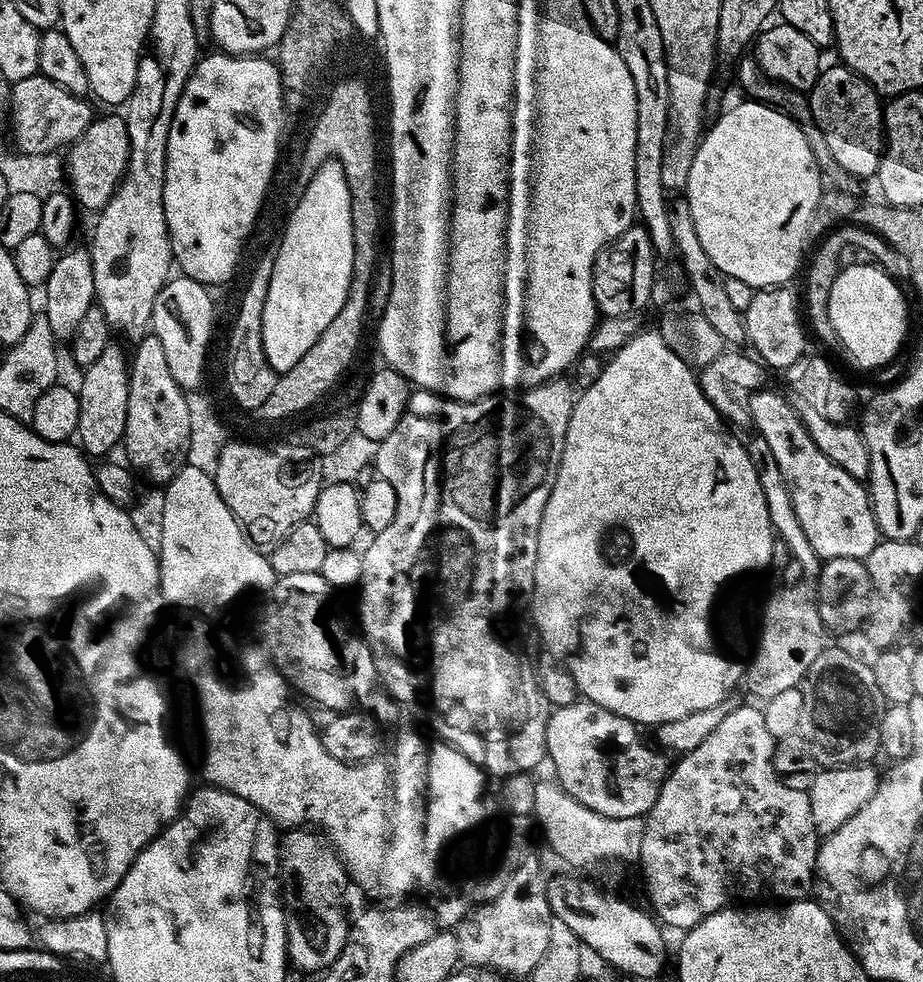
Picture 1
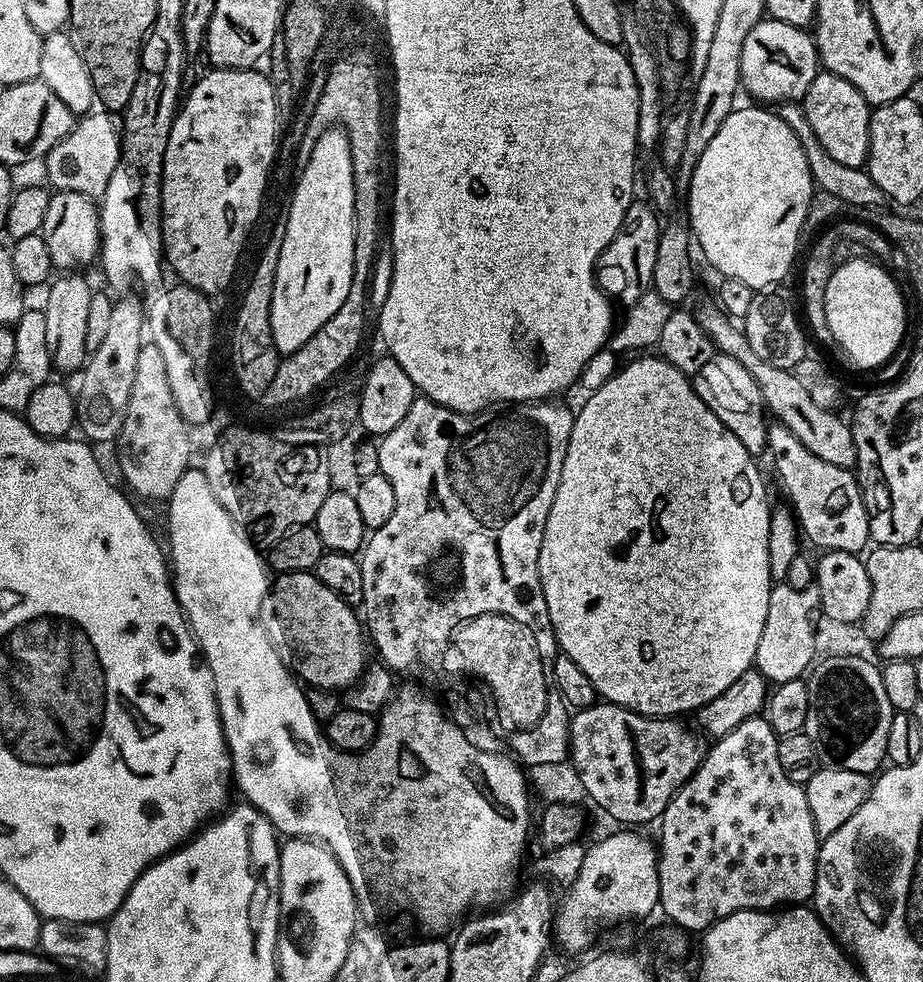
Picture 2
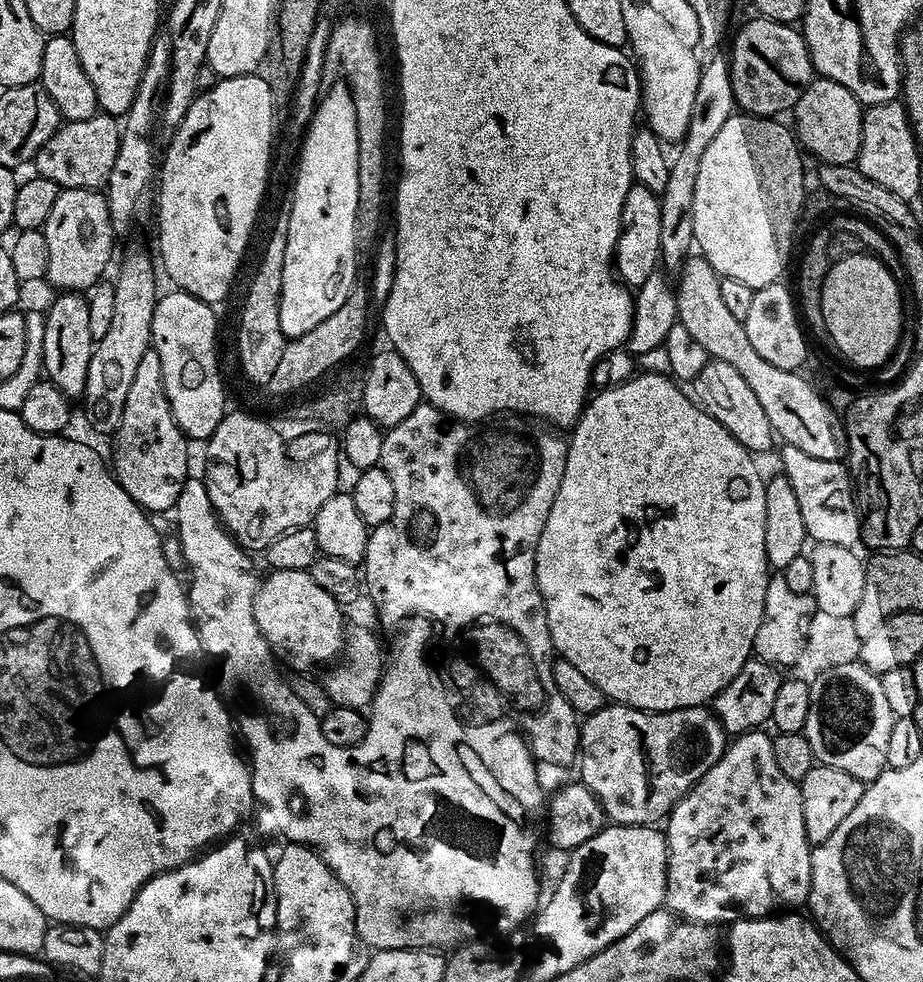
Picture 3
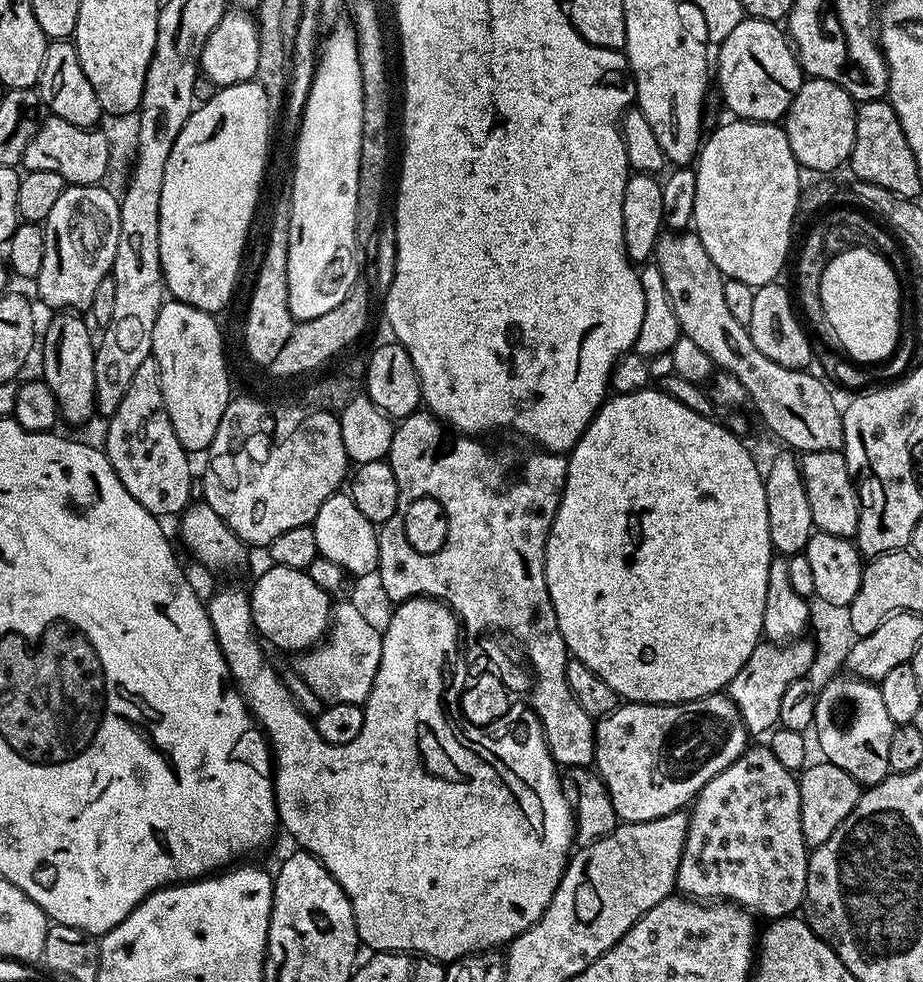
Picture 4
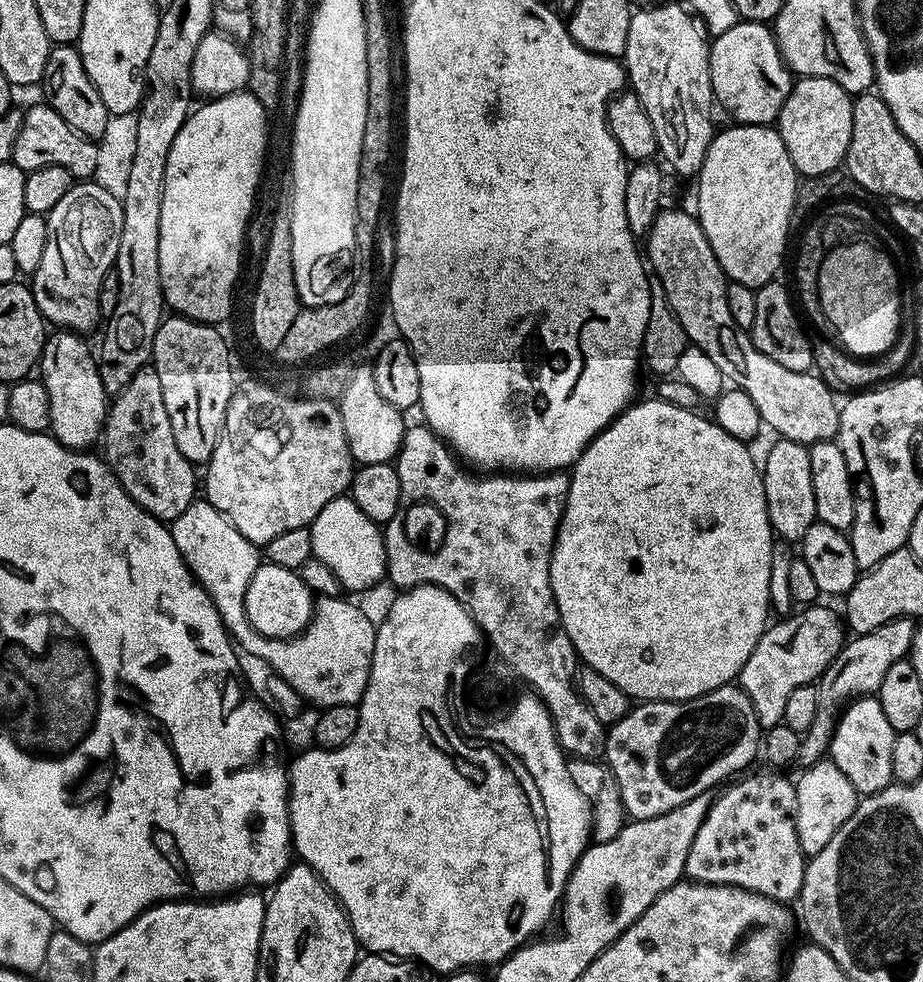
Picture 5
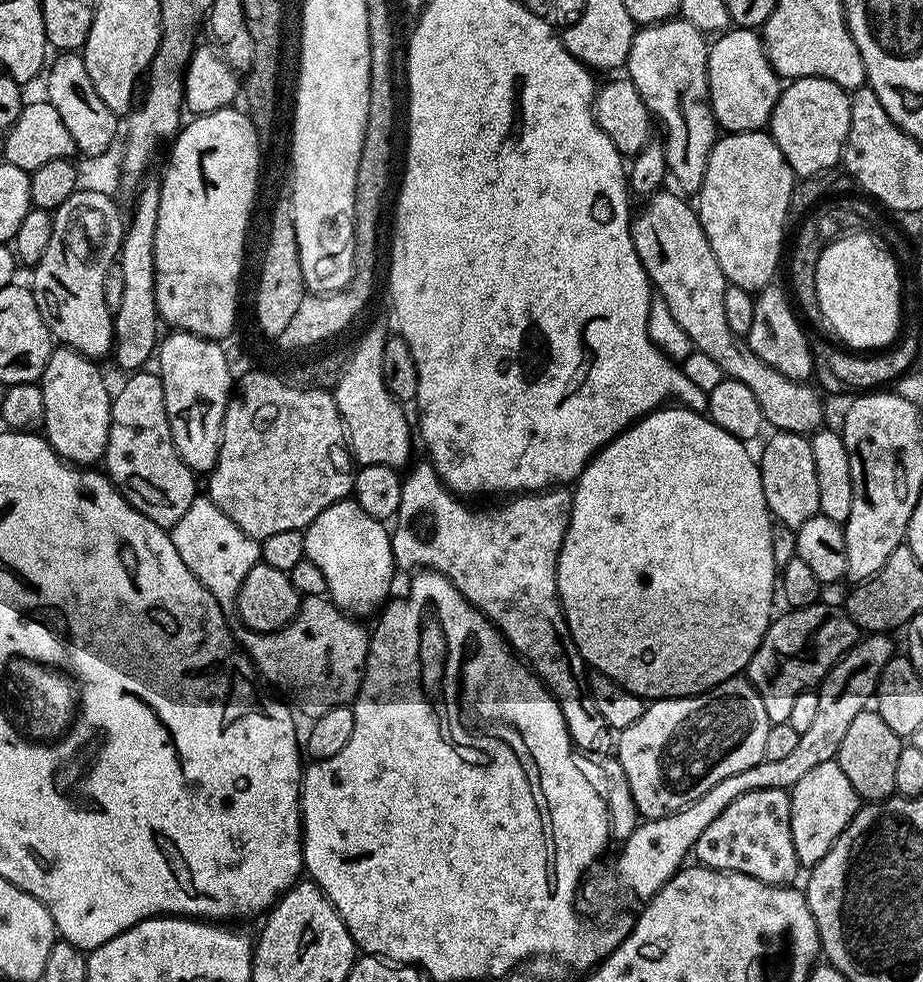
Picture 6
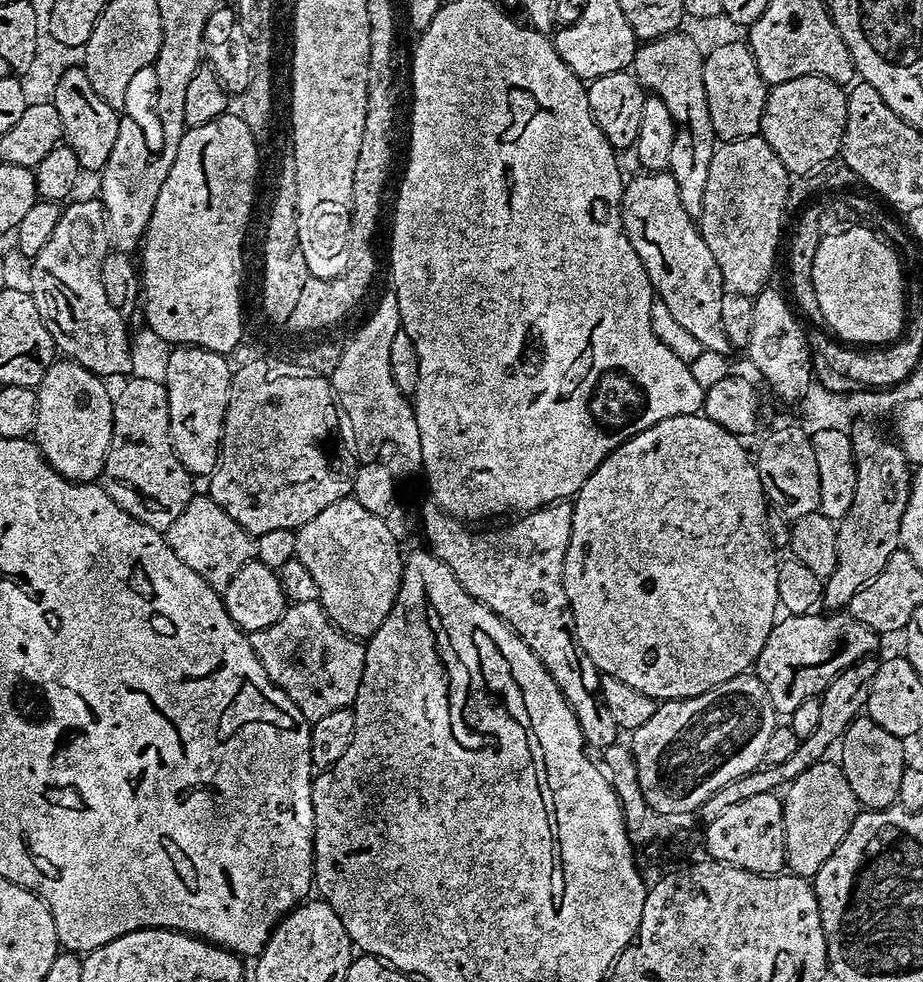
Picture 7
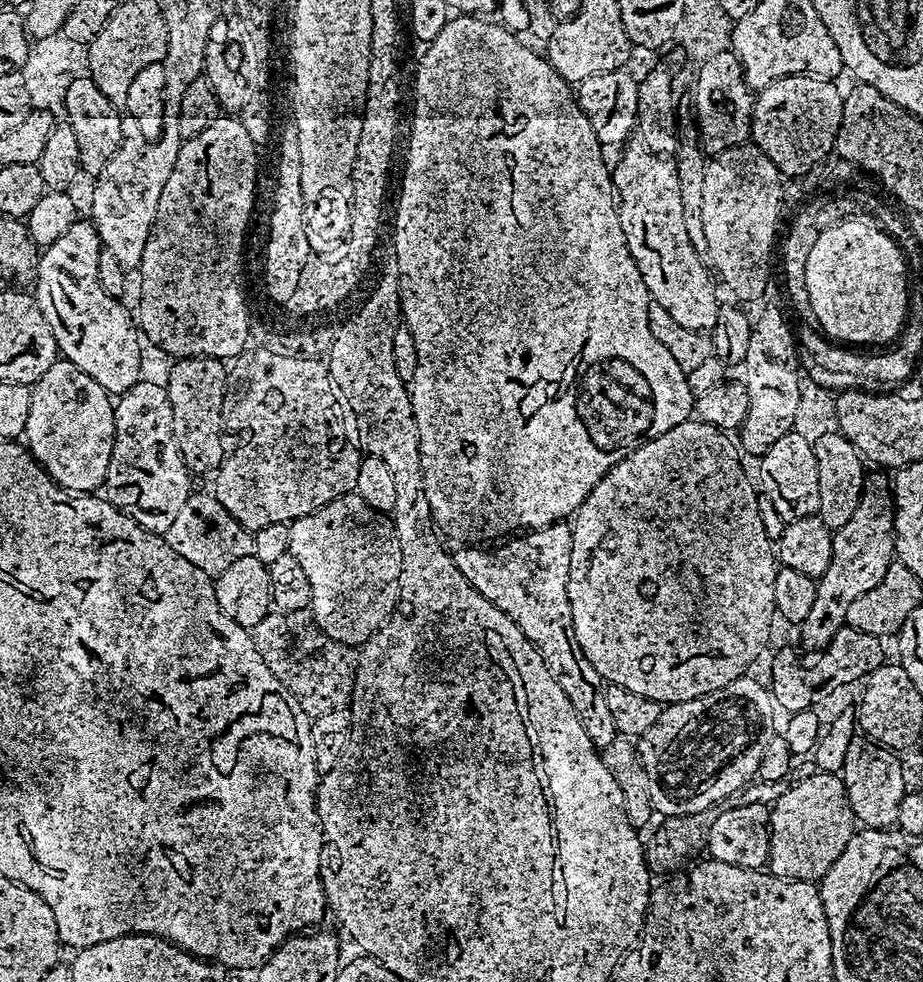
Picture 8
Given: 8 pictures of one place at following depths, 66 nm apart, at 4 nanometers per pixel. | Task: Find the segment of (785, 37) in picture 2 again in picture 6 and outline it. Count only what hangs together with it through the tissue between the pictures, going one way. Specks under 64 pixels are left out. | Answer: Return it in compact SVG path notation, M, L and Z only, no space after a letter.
M733 27L711 41L708 97L716 123L725 133L761 131L772 117L781 91L782 78L768 65L761 37L753 29Z

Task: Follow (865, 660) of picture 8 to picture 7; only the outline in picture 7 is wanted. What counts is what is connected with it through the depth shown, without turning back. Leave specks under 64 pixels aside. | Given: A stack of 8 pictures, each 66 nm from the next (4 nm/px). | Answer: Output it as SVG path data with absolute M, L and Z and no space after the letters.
M840 610L824 614L828 616L816 615L785 615L783 618L777 619L776 625L767 633L766 646L762 646L756 659L754 675L762 682L777 717L791 717L792 712L798 710L798 706L802 706L802 702L819 697L835 676L842 674L842 670L854 666L859 660L871 657L872 651L876 648L878 634L870 626L858 622L854 617Z

